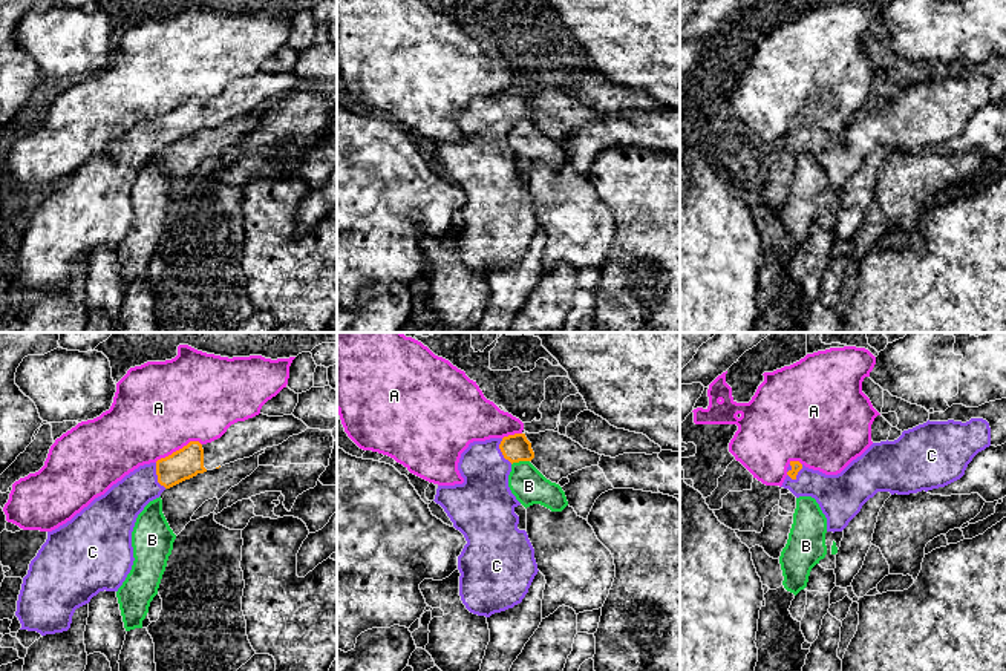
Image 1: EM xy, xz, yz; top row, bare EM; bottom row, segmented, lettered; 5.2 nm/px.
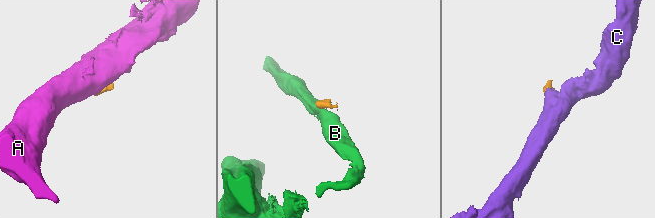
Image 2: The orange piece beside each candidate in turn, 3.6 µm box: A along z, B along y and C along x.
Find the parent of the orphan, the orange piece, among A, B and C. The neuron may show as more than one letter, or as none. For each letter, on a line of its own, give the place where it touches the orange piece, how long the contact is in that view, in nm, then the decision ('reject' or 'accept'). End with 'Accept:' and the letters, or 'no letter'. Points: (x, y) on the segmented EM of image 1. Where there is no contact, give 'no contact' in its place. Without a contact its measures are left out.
A: xy (179, 449) | 260 nm | reject
B: xz (519, 460) | 100 nm | reject
C: yz (796, 474) | 110 nm | accept
Accept: C

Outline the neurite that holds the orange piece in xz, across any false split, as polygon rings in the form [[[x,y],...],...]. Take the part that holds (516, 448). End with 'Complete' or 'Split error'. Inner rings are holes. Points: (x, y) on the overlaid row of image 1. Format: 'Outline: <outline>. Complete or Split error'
Outline: [[[525,434],[473,441],[458,463],[464,483],[436,489],[433,501],[444,509],[467,541],[458,556],[459,596],[473,614],[490,617],[521,604],[539,571],[528,535],[518,529],[519,516],[514,509],[521,502],[508,487],[511,464],[533,458],[534,452]]]. Split error

